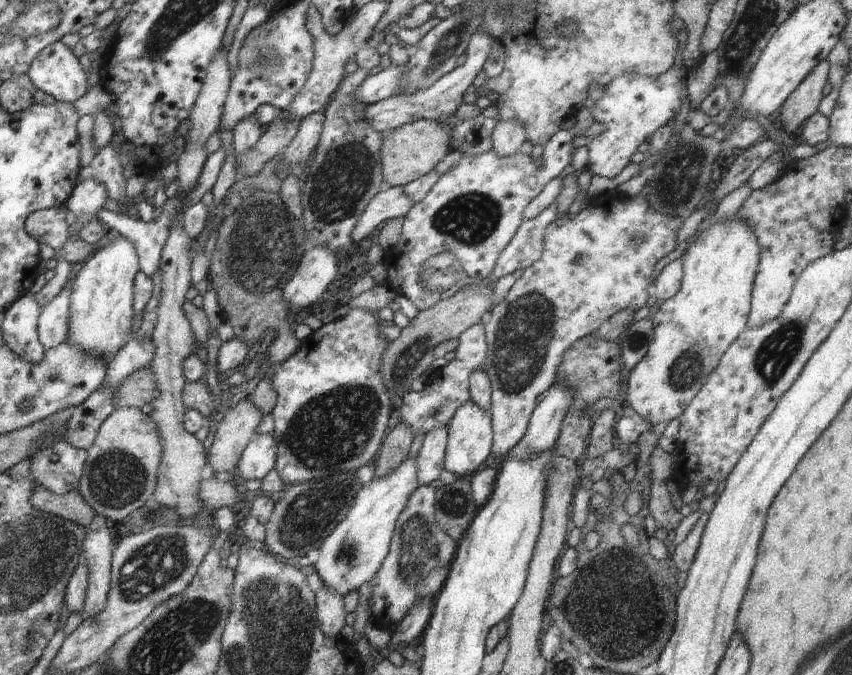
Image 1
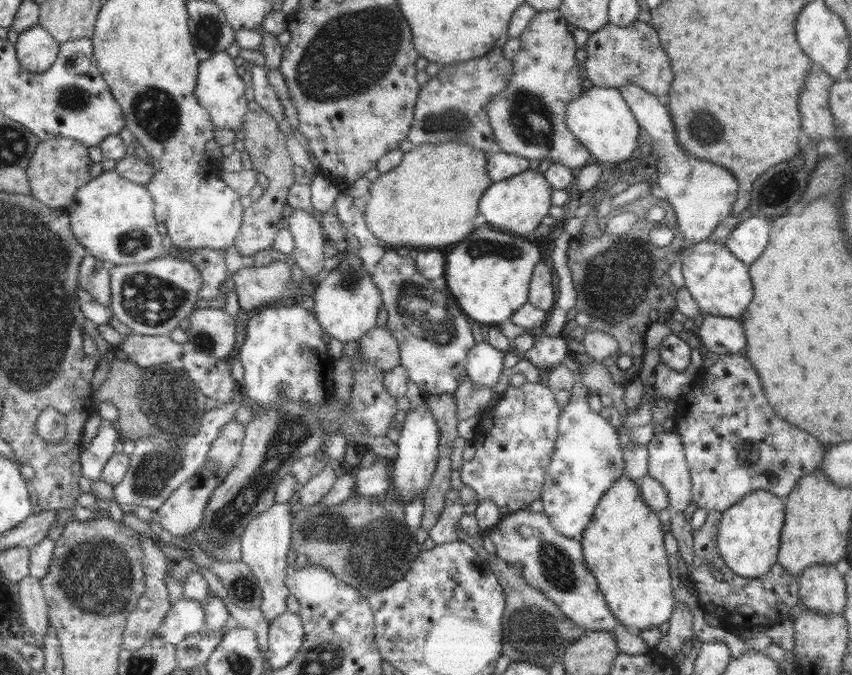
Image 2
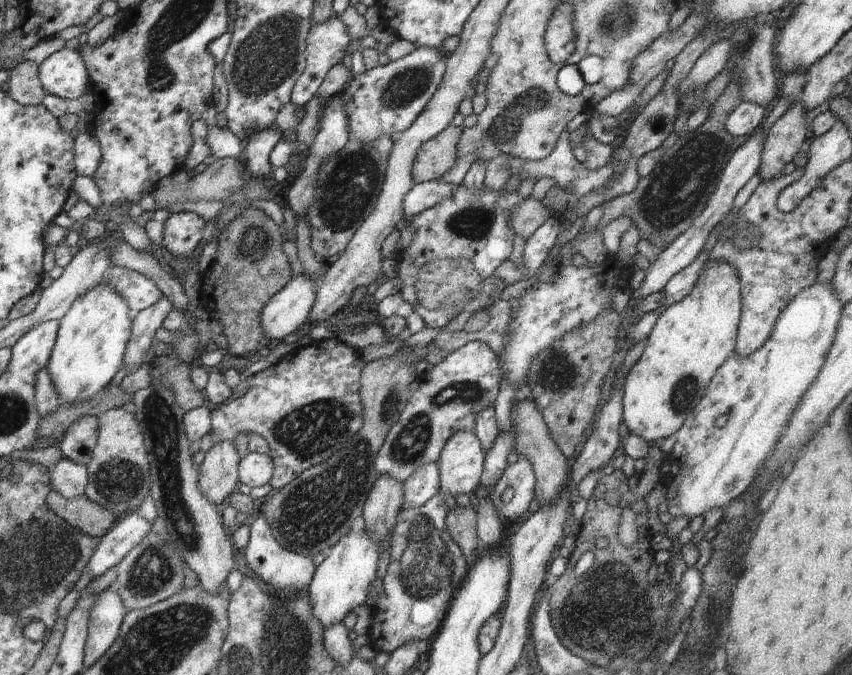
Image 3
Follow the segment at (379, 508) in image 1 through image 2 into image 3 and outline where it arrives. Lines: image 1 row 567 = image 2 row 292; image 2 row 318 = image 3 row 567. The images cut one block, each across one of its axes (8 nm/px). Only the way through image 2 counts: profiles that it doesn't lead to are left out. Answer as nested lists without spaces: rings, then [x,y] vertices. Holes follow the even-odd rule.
[[[365,528],[359,534],[350,532],[327,551],[324,561],[316,567],[314,578],[305,592],[313,615],[323,630],[334,623],[342,623],[345,616],[366,602],[368,587],[377,578],[379,547]]]

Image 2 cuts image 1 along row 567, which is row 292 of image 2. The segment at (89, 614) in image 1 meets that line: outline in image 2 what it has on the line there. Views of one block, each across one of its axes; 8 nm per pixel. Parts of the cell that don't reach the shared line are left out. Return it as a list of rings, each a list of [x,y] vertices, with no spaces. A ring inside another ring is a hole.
[[[89,254],[79,263],[79,288],[105,307],[111,306],[109,271],[106,262]]]

